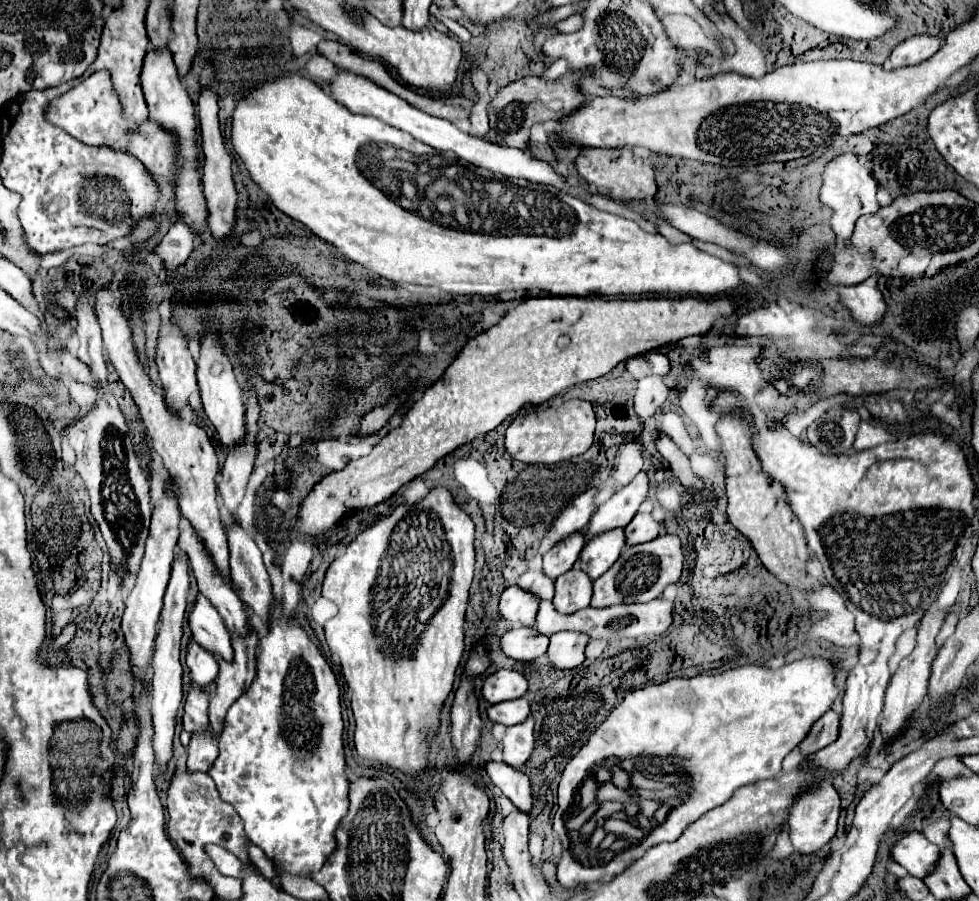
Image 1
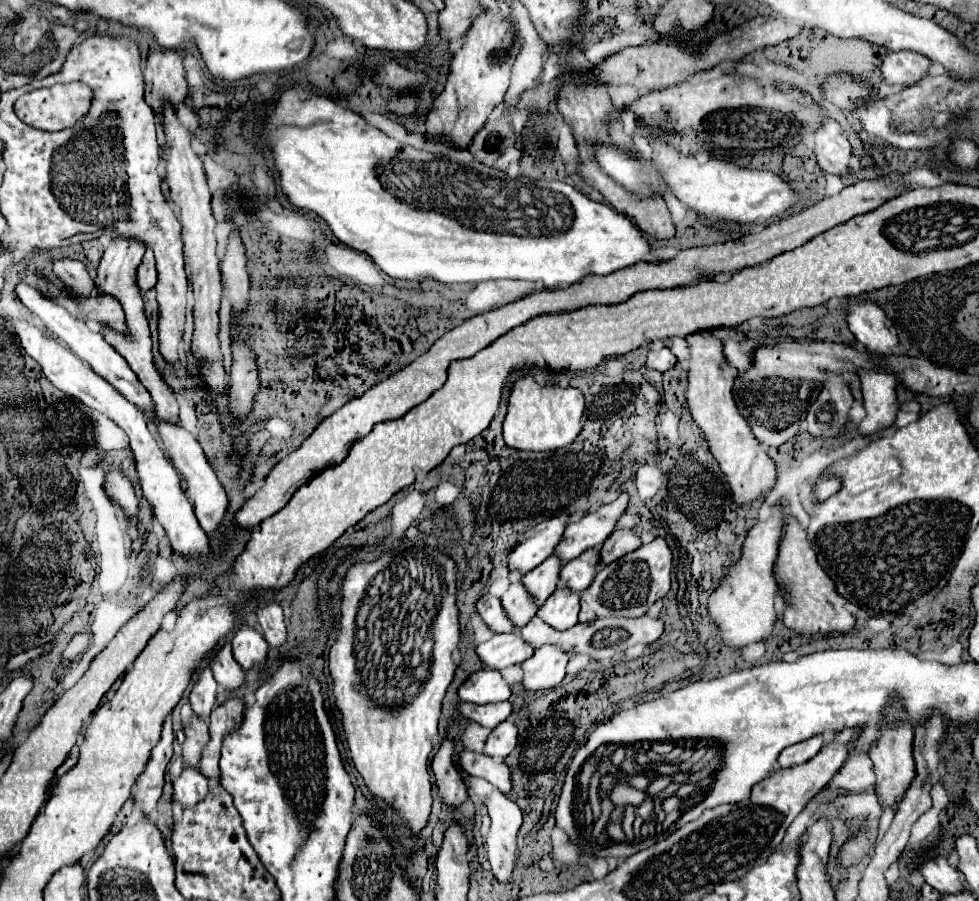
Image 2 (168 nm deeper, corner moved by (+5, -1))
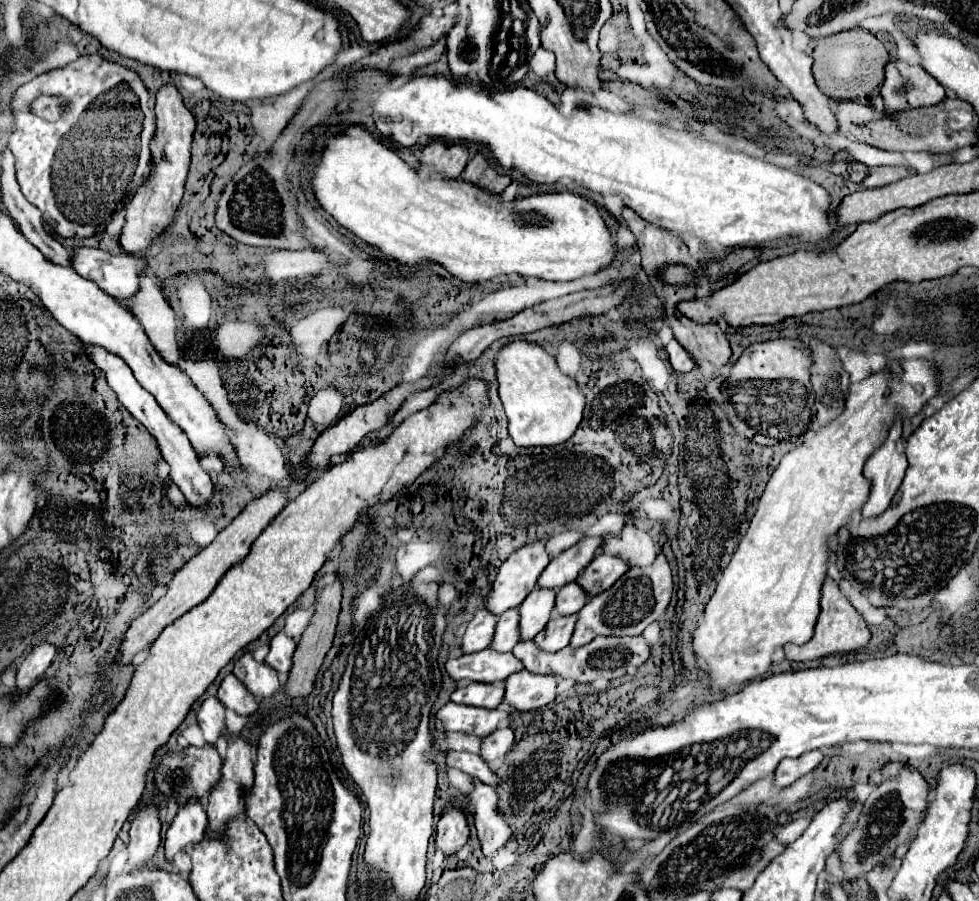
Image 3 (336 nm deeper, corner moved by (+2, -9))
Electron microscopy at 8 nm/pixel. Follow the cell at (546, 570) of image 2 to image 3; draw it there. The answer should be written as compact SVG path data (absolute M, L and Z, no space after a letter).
M535 588L519 606L519 638L521 640L533 640L537 632L545 628L545 624L551 618L555 600L555 590Z

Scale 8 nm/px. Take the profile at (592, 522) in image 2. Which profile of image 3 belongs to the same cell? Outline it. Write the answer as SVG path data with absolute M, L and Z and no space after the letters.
M583 538L569 550L561 552L539 576L537 586L539 588L549 588L549 590L559 590L569 582L575 582L575 578L585 570L585 566L593 560L593 556L601 548L601 538Z

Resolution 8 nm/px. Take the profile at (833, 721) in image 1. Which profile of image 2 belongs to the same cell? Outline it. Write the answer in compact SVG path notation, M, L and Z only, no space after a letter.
M812 736L810 740L804 740L802 744L794 744L790 748L784 748L778 756L778 762L780 762L782 768L804 764L804 762L808 762L810 758L814 758L818 754L822 744L824 744L822 736Z

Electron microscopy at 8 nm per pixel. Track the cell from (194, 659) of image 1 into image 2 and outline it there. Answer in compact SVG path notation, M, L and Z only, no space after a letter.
M204 668L196 680L192 682L192 690L190 690L190 704L192 704L192 710L200 716L208 716L210 710L214 708L216 704L216 680L210 672L210 668Z

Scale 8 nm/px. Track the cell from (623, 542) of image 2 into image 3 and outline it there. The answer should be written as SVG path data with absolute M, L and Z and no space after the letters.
M601 554L583 570L583 574L575 582L581 584L587 596L597 596L611 588L611 584L615 584L627 570L629 564L625 564L623 560L609 554Z

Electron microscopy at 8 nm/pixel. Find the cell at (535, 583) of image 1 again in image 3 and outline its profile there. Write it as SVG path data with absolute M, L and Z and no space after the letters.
M517 608L503 612L497 620L491 648L497 650L497 652L509 652L519 642L517 630L519 630L519 612L517 612Z

